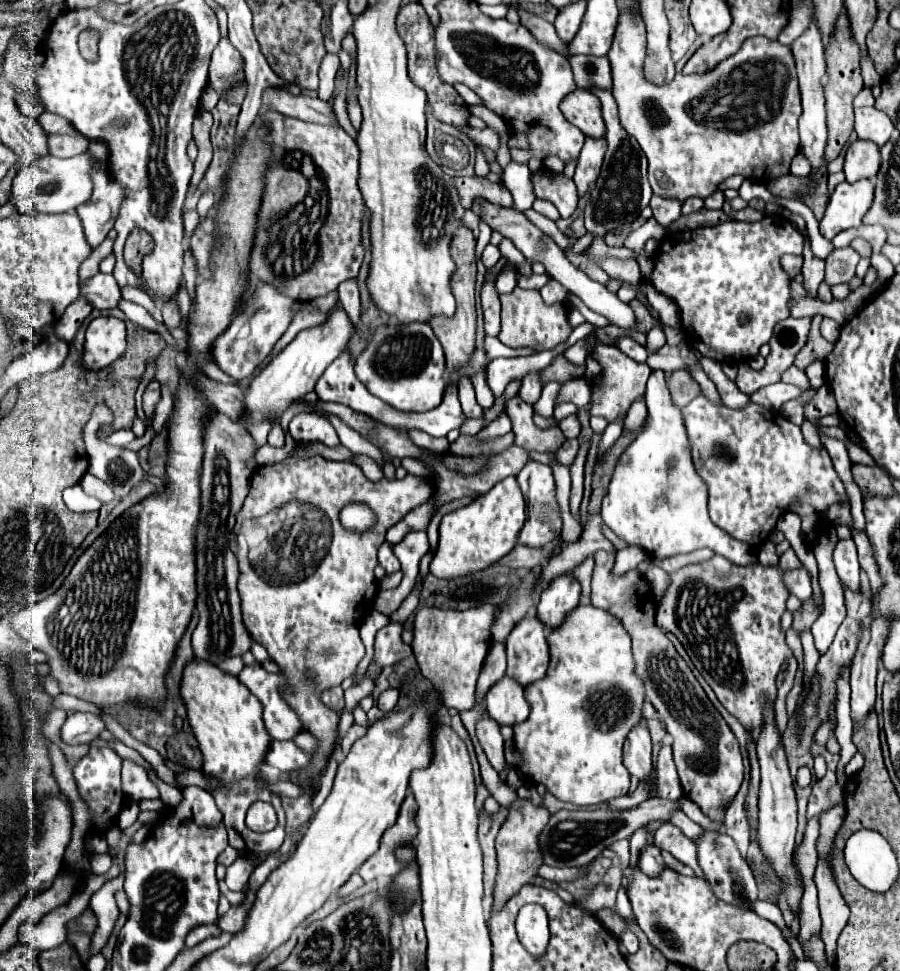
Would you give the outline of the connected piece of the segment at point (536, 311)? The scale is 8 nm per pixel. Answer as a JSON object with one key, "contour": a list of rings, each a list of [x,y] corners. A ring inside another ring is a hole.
{"contour":[[[516,287],[508,295],[500,295],[502,315],[500,315],[500,333],[498,339],[508,347],[532,347],[534,351],[548,351],[558,347],[572,333],[572,325],[568,321],[568,305],[566,303],[544,303],[540,291],[520,289]]]}

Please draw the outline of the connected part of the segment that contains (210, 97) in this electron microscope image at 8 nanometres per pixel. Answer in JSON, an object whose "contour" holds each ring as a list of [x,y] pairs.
{"contour":[[[206,87],[206,89],[204,89],[204,95],[202,95],[202,99],[200,99],[200,105],[202,105],[202,109],[210,111],[210,109],[218,103],[218,99],[220,99],[220,93],[212,91],[212,87]]]}

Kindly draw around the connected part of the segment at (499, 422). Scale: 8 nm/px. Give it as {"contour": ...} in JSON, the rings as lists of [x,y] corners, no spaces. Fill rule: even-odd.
{"contour":[[[502,413],[496,421],[488,423],[482,431],[478,431],[478,433],[476,433],[476,439],[484,443],[484,441],[488,441],[488,439],[496,439],[496,437],[506,435],[510,429],[512,429],[510,419],[508,419],[508,415],[506,415],[506,413]]]}

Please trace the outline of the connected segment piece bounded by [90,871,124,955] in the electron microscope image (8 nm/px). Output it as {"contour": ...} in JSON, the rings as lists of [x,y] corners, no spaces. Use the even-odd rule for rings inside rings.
{"contour":[[[124,871],[114,877],[114,879],[108,879],[102,889],[98,889],[92,899],[90,899],[90,907],[98,919],[98,925],[96,925],[96,931],[92,933],[92,943],[90,943],[90,955],[96,955],[102,951],[102,947],[106,945],[108,937],[112,935],[112,929],[114,929],[114,923],[120,915],[118,907],[116,907],[116,901],[114,901],[114,893],[120,891],[124,885]]]}

